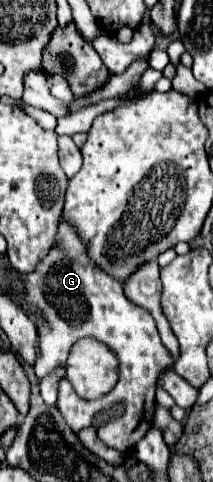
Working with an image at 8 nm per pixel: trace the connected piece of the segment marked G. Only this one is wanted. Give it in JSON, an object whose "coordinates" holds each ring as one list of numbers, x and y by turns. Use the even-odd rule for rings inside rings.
{"coordinates":[[59,221,55,245,35,267,35,271,25,277,25,287,27,301,31,301,35,309,43,309,45,315,43,321,39,321,37,325,39,359,35,361,35,375,39,379,49,375,57,365,65,365,69,349,77,339,95,337,117,351,121,377,111,393,97,401,87,401,75,393,68,380,63,379,59,383,57,407,73,431,95,427,99,439,105,445,115,447,121,453,129,453,139,437,143,437,143,433,147,433,147,429,153,425,157,373,173,365,173,357,163,347,153,317,143,307,131,303,125,297,121,283,103,273,87,257,87,247,83,245,83,239,67,221],[117,405,123,405,123,415,109,417,103,423,95,421,101,411,109,411]]}

